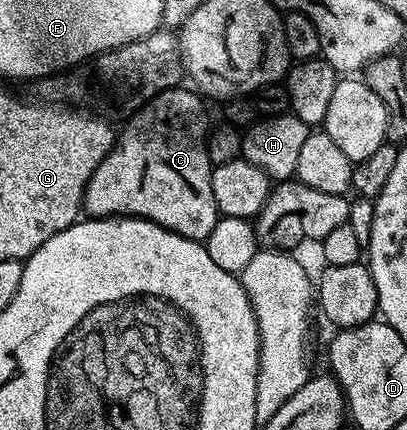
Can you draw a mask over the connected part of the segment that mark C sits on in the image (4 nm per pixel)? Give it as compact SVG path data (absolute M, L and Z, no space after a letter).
M183 89L163 91L126 119L127 127L116 137L115 147L101 162L97 172L93 172L83 193L83 210L90 217L144 218L195 242L203 242L213 232L221 215L213 200L213 163L207 154L209 125L207 114L203 111L204 99L194 89Z

